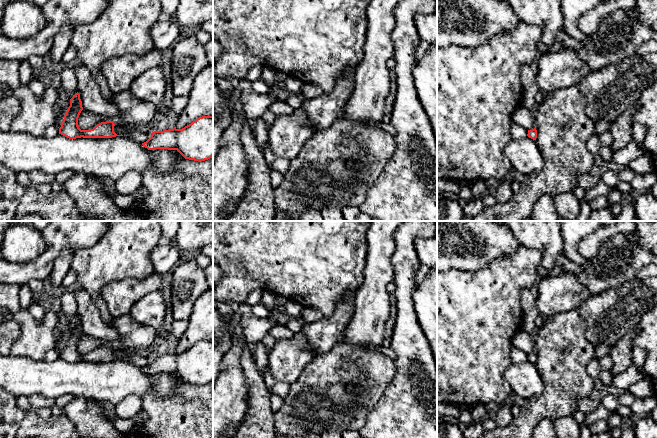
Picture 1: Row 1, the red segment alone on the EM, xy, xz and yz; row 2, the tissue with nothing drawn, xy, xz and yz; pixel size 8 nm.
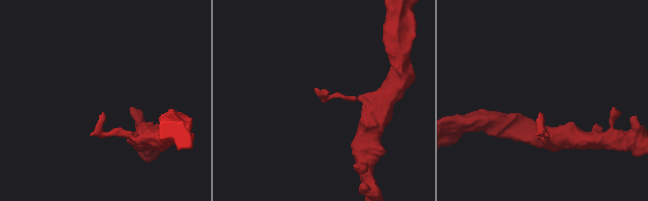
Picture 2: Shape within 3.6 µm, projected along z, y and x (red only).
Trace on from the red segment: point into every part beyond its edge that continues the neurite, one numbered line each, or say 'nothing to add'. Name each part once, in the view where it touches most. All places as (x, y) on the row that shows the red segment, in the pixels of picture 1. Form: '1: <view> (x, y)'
nothing to add

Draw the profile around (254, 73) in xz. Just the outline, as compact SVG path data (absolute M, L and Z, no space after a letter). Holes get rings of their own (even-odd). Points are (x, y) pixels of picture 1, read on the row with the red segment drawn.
M260 64L252 66L247 73L246 79L251 83L259 80L261 78L263 67Z

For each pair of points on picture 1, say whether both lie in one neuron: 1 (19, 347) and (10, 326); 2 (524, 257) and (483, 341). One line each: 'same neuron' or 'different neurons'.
1: different neurons
2: same neuron

